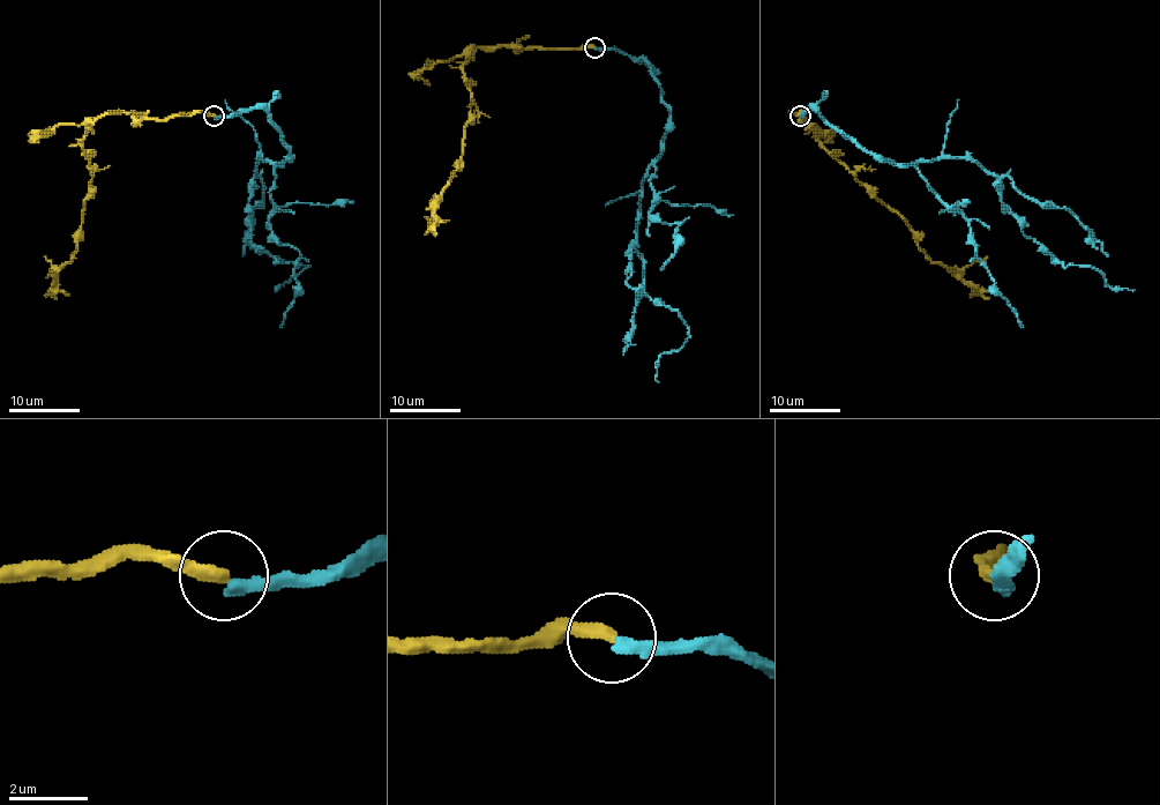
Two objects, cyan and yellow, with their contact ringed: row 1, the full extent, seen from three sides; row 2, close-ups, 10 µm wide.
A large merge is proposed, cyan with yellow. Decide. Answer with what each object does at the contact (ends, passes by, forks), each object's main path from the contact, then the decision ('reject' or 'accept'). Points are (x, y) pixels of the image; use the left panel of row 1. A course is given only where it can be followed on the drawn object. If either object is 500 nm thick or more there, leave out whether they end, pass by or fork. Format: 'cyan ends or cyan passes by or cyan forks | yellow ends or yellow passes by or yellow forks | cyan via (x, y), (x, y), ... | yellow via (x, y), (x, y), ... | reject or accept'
cyan ends | yellow ends | cyan via (215, 116), (262, 109), (289, 146), (282, 164), (257, 161), (248, 205), (246, 240), (308, 265), (278, 290) | yellow via (215, 116), (134, 119), (107, 112), (90, 123), (83, 141), (90, 194), (77, 251), (53, 281), (54, 299) | reject

